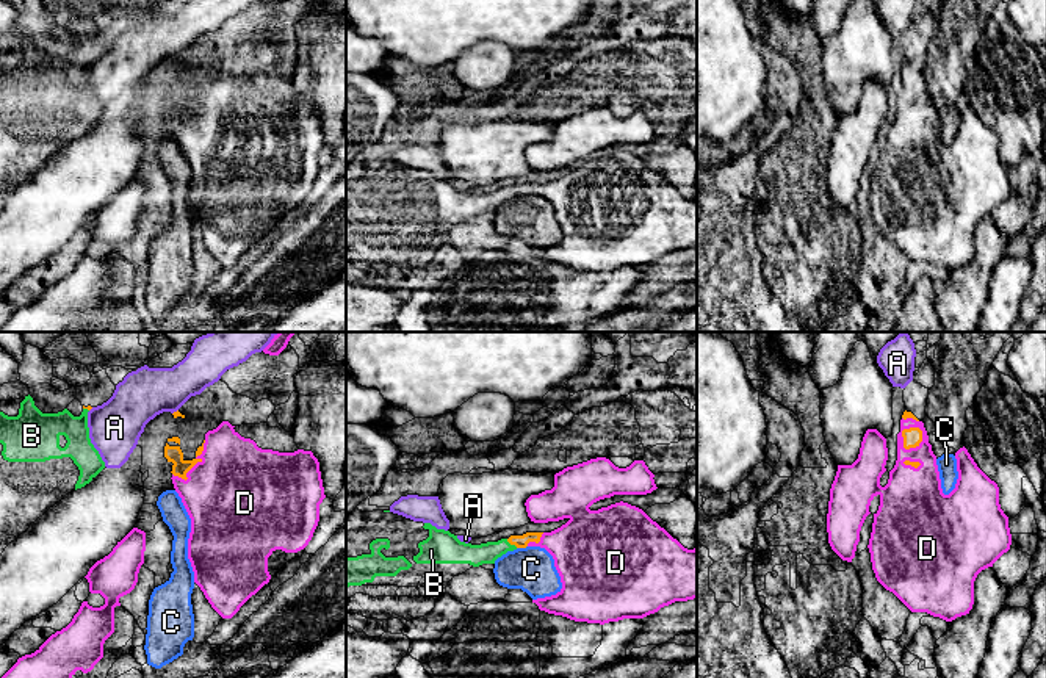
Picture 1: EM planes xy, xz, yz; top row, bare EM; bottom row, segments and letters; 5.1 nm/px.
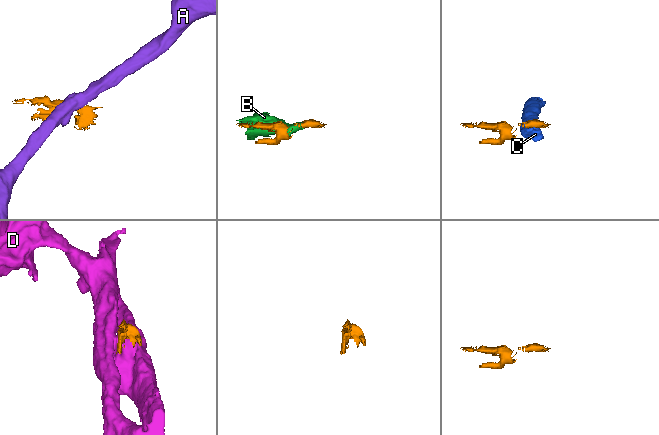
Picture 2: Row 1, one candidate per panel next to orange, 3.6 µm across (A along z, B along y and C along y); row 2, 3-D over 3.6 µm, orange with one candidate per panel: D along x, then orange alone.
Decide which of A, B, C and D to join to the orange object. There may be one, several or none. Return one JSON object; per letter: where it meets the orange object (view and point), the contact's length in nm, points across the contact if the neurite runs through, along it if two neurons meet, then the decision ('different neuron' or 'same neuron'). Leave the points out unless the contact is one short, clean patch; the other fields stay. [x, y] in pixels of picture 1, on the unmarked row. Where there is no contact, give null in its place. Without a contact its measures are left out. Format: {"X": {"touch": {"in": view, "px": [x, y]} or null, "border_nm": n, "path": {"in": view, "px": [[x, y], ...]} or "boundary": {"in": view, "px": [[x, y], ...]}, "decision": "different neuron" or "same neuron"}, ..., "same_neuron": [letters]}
{"A": {"touch": {"in": "xy", "px": [174, 61]}, "border_nm": 40, "decision": "different neuron"}, "B": {"touch": {"in": "xz", "px": [512, 193]}, "border_nm": 80, "decision": "same neuron"}, "C": {"touch": {"in": "xz", "px": [522, 196]}, "border_nm": 60, "boundary": {"in": "xz", "px": [[526, 194], [517, 198]]}, "decision": "different neuron"}, "D": {"touch": {"in": "yz", "px": [919, 91]}, "border_nm": 140, "decision": "same neuron"}, "same_neuron": ["B", "D"]}

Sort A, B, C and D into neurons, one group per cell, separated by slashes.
A / B D / C

